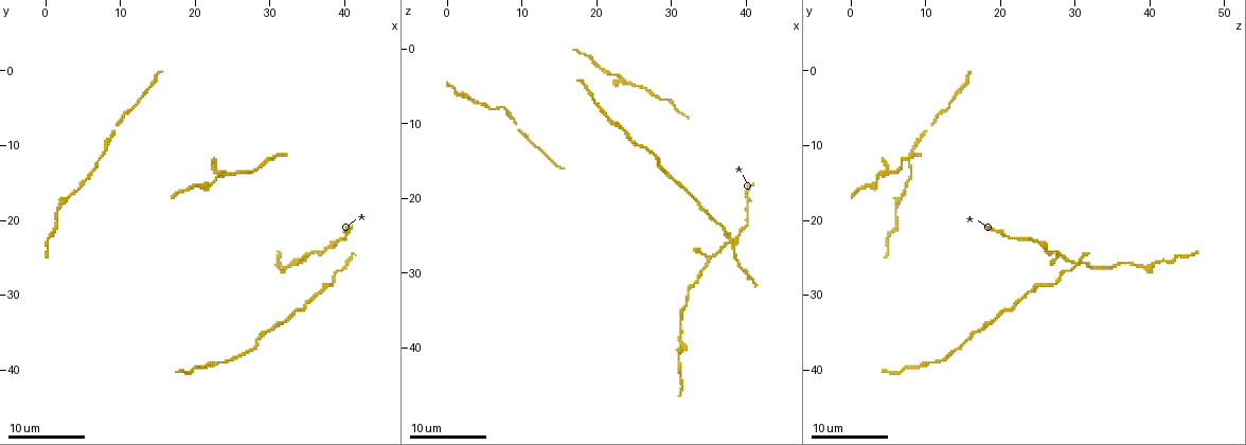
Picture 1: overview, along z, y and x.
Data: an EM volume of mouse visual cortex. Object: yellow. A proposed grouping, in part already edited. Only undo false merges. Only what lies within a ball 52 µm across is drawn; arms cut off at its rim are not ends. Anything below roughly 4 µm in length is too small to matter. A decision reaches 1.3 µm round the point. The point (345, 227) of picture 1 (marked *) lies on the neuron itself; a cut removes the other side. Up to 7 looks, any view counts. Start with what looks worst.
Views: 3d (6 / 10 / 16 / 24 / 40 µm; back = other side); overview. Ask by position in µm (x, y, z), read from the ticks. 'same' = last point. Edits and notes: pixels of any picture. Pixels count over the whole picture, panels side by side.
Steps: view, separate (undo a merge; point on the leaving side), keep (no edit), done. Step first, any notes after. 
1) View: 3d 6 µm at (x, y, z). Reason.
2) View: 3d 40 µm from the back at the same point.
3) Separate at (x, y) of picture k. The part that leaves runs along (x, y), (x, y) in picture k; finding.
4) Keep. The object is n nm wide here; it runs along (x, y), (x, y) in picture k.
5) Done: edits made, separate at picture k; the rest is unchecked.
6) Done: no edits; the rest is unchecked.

View: 3d 16 µm at (32.5, 33.5, 19.0). Thick turns thin.

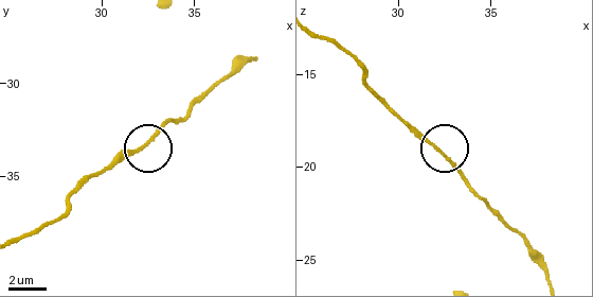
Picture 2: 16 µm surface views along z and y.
Keep. One neuron here.

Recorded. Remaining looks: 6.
View: 3d 10 µm at (27.5, 37.5, 13.5). Narrows sharply.

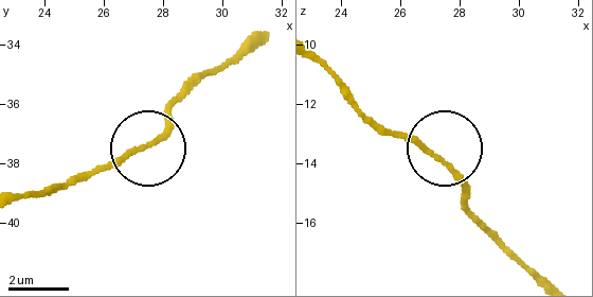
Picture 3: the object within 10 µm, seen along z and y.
Keep. The object is 140 nm wide here; it runs along (540, 276), (471, 207), (441, 156), (375, 119) in picture 3; continuous, no second neuron.

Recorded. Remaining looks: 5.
View: 3d 10 µm at (37.0, 29.5, 24.0). Thick turns thin.

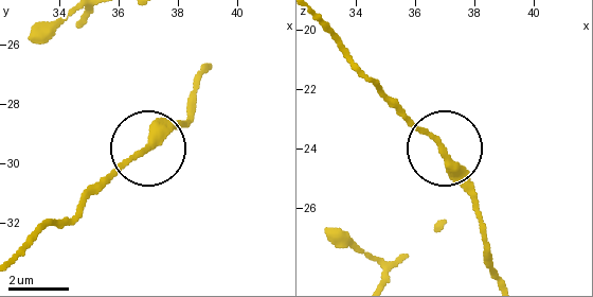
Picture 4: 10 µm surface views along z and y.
View: 3d 6 µm at (37.1, 29.2, 24.4).

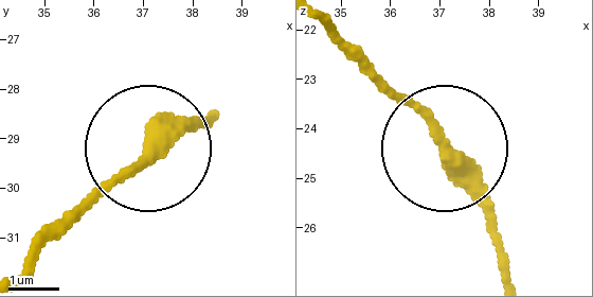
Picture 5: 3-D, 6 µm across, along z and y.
Keep. The object is 310 nm wide here; one neuron here.

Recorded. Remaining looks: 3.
View: 3d 10 µm at (31.0, 25.5, 41.0).

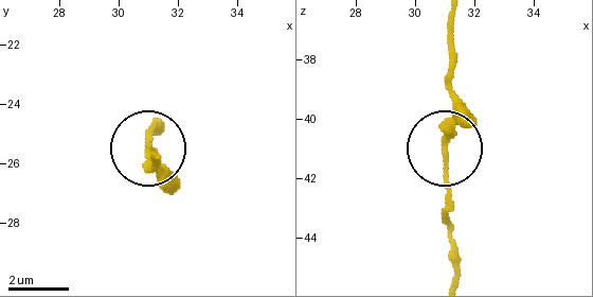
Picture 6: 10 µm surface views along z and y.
Keep. It runs along (451, 21), (451, 136), (444, 158), (449, 224) in picture 6; all the same neuron.

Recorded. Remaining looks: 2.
Done: no edits; the rest is unchecked.

